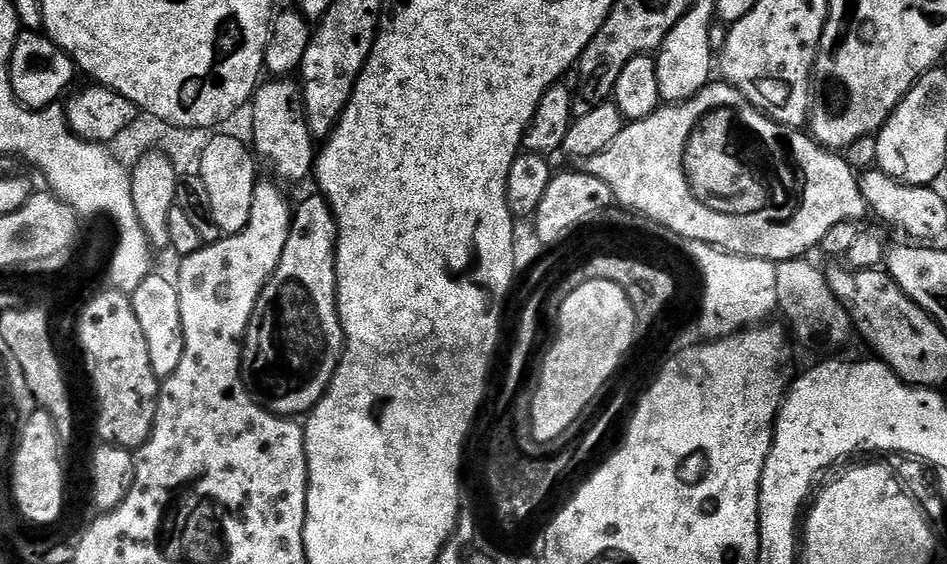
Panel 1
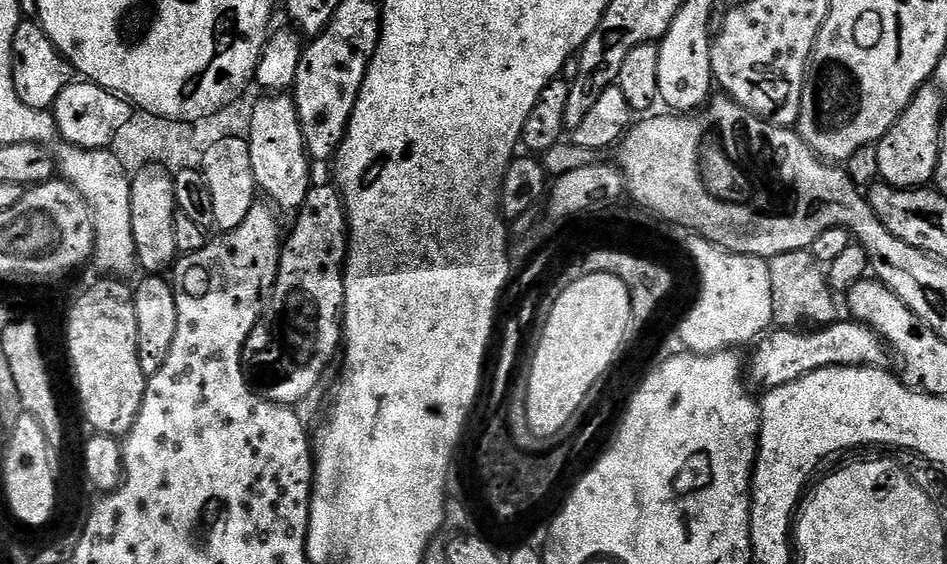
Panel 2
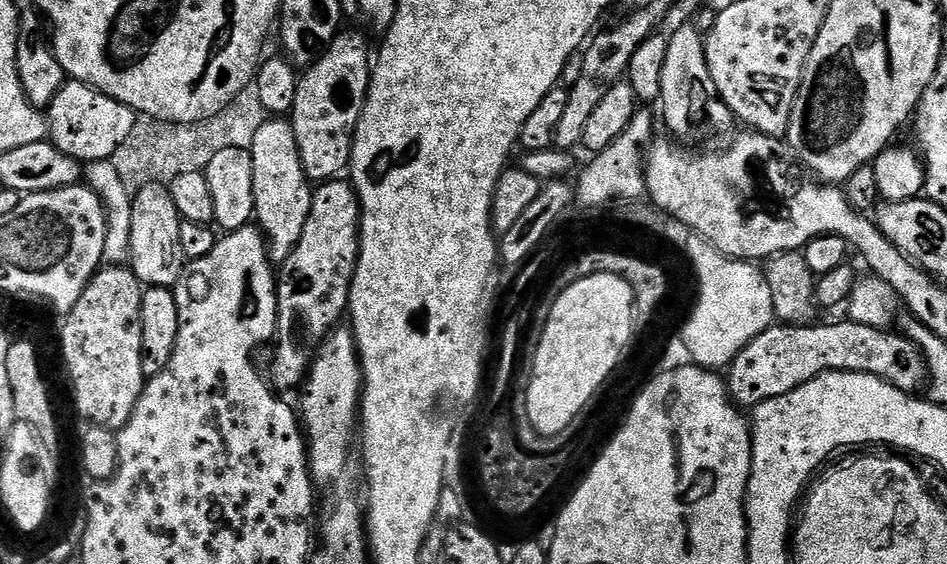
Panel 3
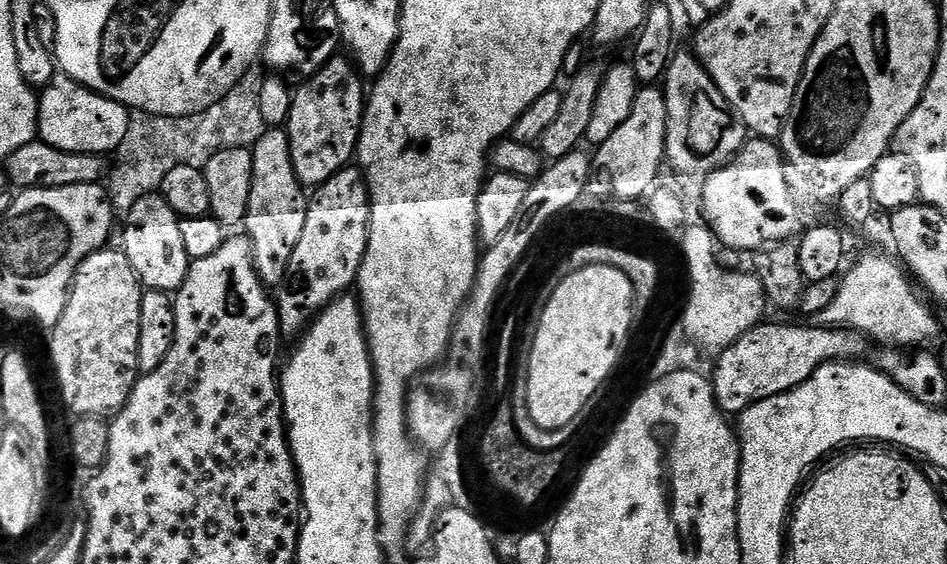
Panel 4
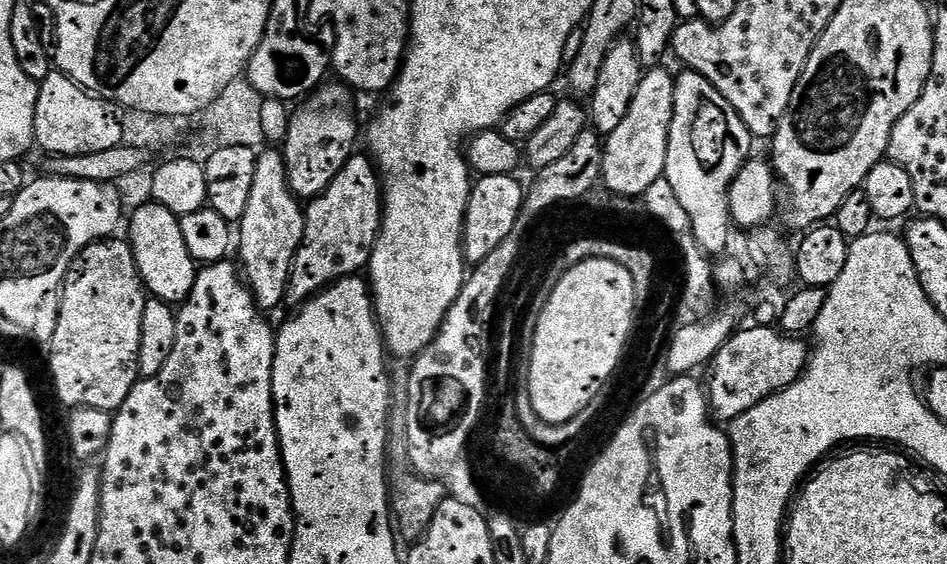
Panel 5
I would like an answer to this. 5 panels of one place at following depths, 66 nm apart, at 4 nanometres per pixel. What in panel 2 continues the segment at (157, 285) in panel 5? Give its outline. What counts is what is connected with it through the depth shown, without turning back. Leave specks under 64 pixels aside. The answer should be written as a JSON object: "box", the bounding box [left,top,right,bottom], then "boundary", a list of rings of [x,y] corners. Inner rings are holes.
{"box":[130,166,178,274],"boundary":[[[151,166],[131,177],[130,222],[134,226],[136,263],[148,274],[164,274],[178,259],[174,242],[174,222],[178,215],[174,198],[174,176],[161,166]]]}

